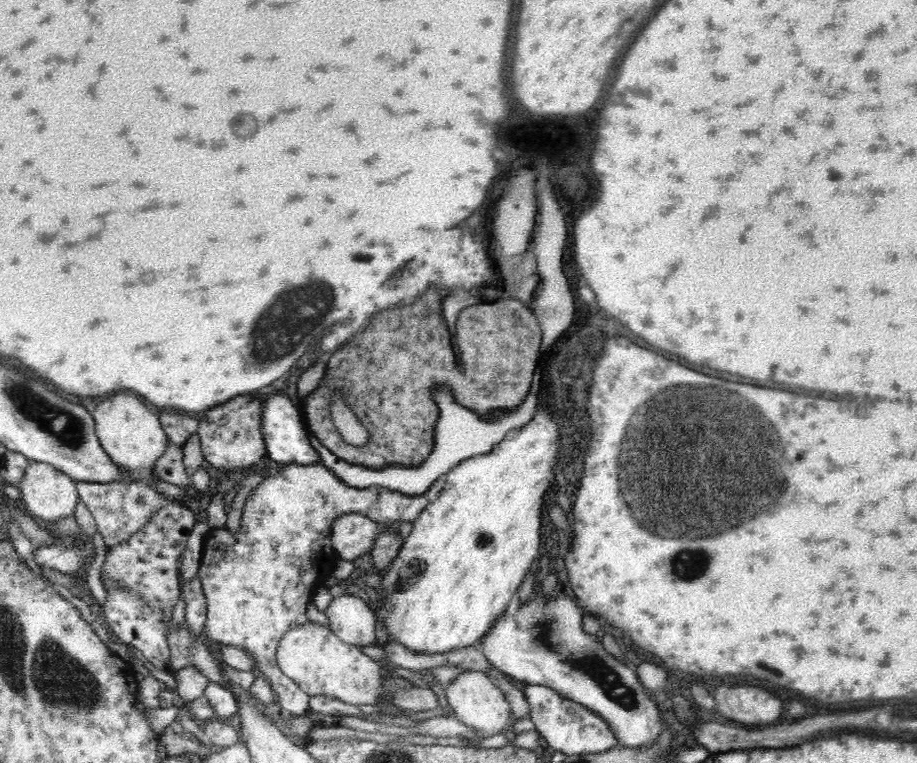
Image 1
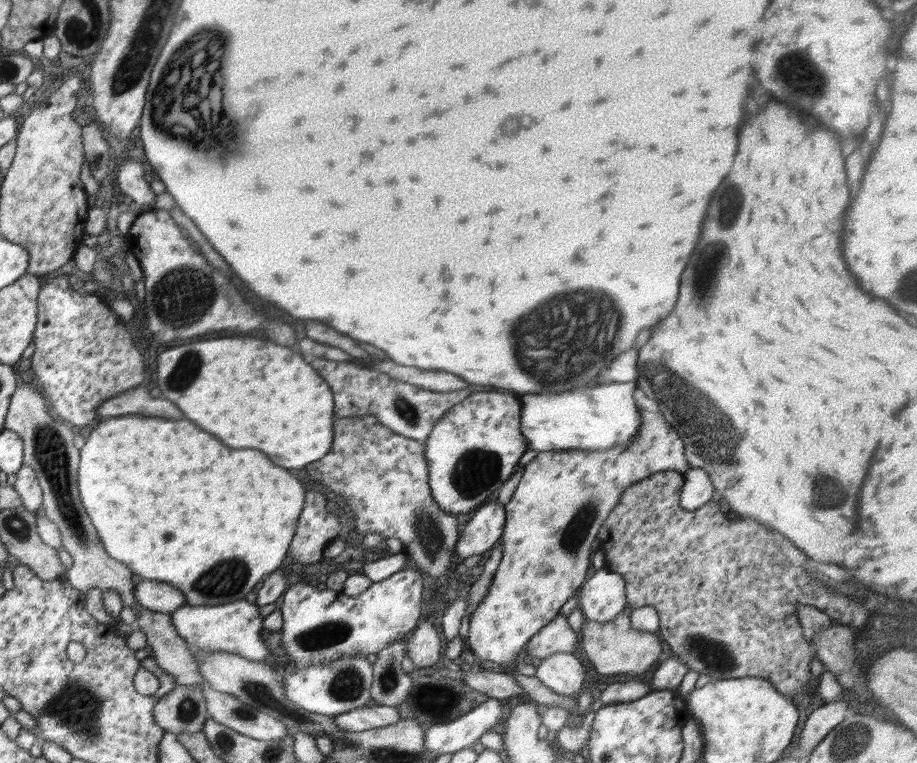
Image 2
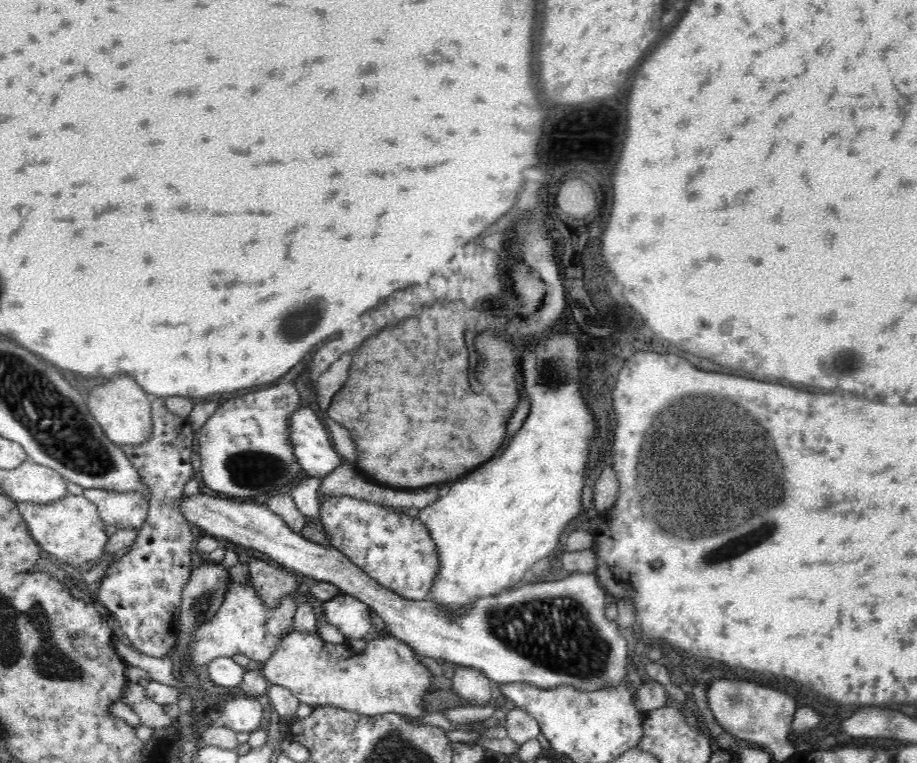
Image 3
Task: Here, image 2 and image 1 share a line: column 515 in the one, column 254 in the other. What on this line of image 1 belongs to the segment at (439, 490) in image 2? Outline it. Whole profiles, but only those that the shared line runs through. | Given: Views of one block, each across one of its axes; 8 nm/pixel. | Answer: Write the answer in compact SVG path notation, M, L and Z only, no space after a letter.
M253 393L234 397L222 405L206 410L199 420L197 430L205 465L212 466L213 471L228 474L259 472L262 460L269 458L264 445L262 412L262 398Z

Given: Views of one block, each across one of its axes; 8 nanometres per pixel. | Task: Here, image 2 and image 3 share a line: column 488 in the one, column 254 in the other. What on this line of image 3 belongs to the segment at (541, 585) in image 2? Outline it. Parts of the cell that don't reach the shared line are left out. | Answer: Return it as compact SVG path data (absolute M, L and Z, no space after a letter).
M233 579L227 584L224 600L210 622L196 626L190 638L188 665L202 666L221 656L244 654L256 662L265 664L280 646L281 640L292 633L296 602L290 595L284 595L275 607L268 607L249 580L242 584Z

